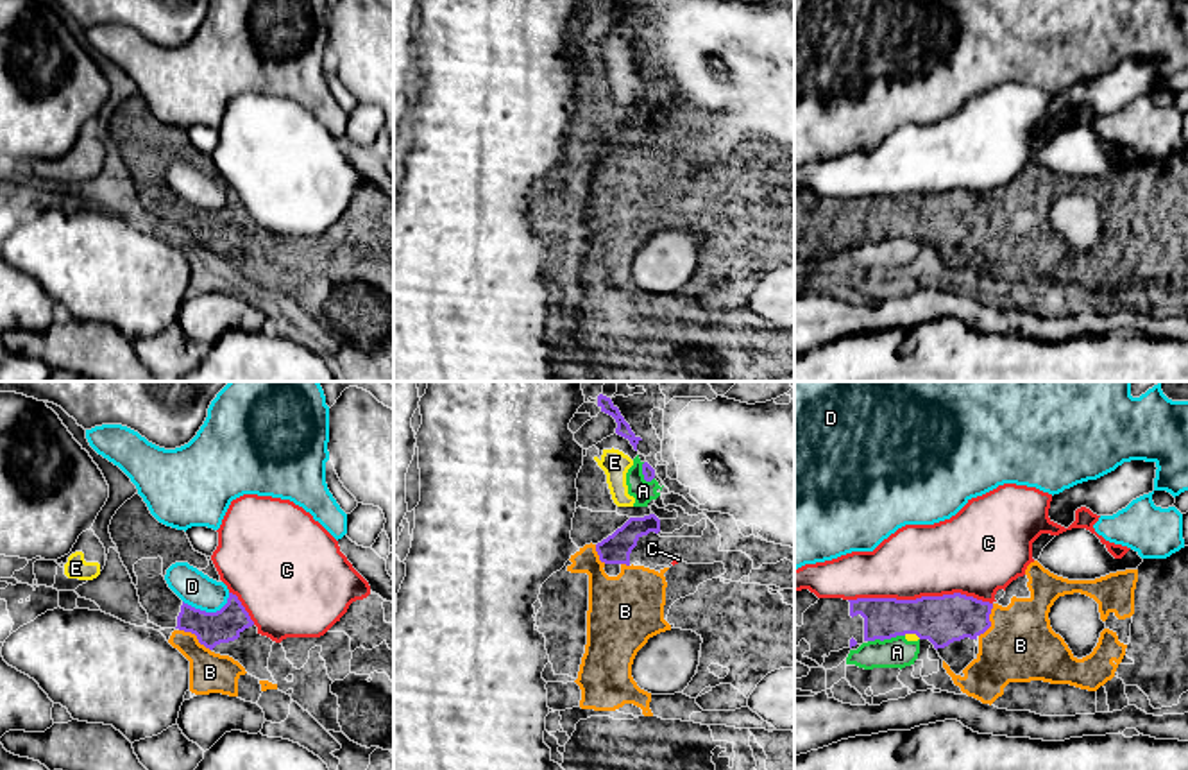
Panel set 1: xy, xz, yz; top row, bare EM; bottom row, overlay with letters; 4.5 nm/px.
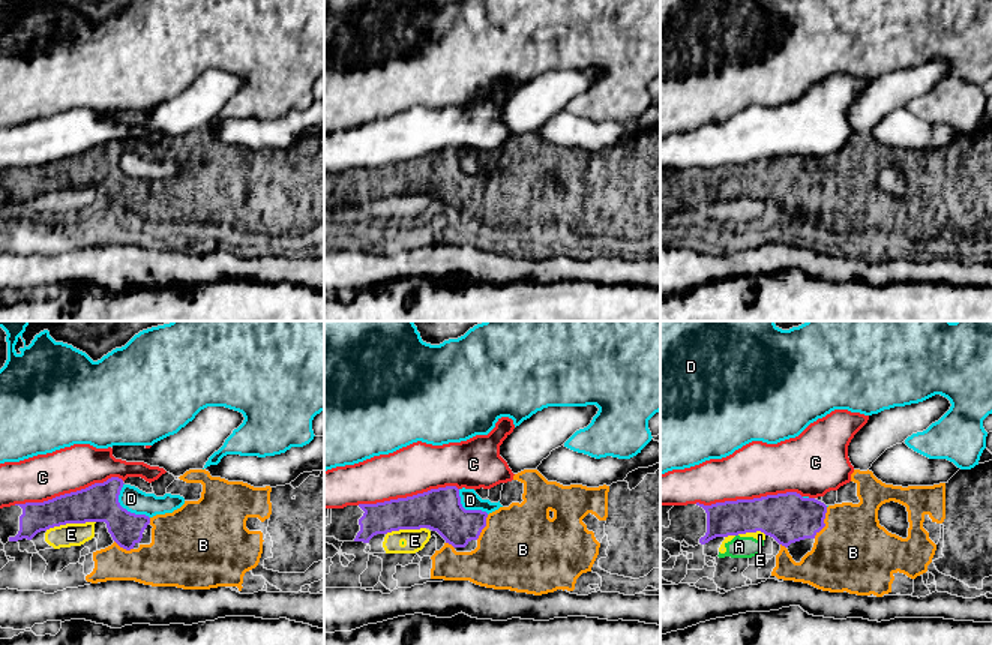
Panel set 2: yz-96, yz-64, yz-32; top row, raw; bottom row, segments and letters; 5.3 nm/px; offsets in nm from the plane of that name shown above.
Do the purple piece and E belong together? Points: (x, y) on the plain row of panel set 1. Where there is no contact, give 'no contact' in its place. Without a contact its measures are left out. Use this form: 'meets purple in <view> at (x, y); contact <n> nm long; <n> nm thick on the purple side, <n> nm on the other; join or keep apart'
meets purple in yz at (913, 231); contact 80 nm long; 220 nm thick on the purple side, 30 nm on the other; keep apart

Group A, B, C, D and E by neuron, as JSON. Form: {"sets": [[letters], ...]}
{"sets": [["A", "E"], ["B"], ["C"], ["D"]]}

